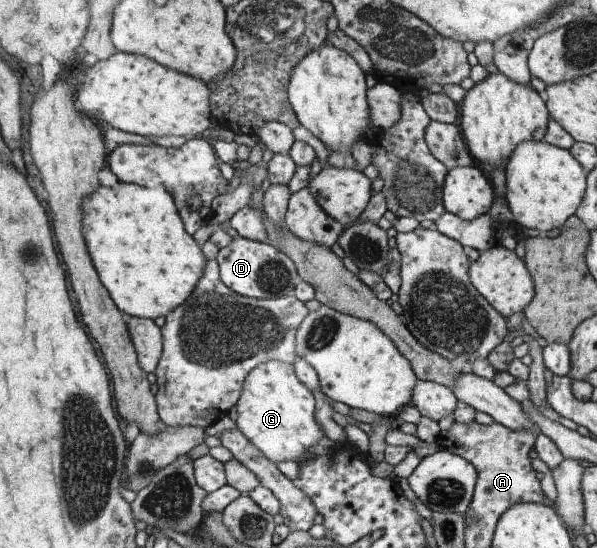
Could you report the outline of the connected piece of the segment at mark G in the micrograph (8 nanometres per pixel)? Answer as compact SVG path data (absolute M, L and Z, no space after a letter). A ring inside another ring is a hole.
M270 360L258 364L242 384L237 401L237 429L274 463L308 459L308 449L316 445L324 431L315 420L314 393L302 385L293 364Z

